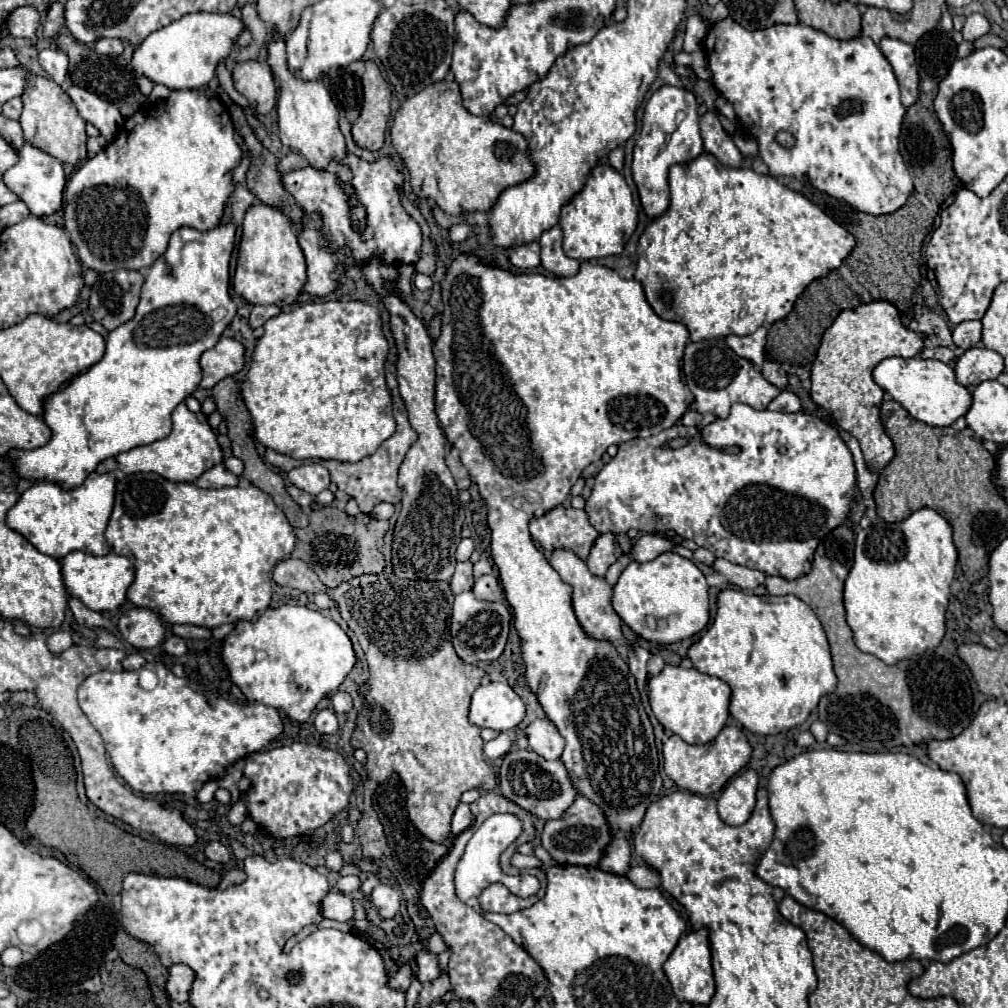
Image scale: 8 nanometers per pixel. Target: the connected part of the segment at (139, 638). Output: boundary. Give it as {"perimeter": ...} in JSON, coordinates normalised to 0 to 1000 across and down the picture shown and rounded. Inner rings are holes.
{"perimeter":[[[132,602],[118,612],[118,628],[134,644],[152,644],[164,634],[164,618],[150,604]]]}

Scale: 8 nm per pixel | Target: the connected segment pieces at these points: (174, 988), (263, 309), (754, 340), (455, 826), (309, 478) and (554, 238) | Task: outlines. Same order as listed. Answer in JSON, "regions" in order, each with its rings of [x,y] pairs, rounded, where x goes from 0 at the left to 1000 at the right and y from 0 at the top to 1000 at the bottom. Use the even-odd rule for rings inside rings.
{"regions":[[[[180,955],[170,957],[166,963],[168,963],[168,969],[166,969],[166,975],[164,975],[164,985],[168,987],[170,993],[184,995],[186,989],[188,989],[189,975],[191,975],[191,963],[186,957],[180,957]]],[[[253,303],[251,309],[249,309],[249,314],[247,314],[247,322],[249,322],[249,326],[255,326],[265,316],[269,316],[269,314],[273,314],[277,311],[279,311],[279,307],[275,303]]],[[[753,324],[747,332],[741,334],[731,334],[731,332],[723,332],[721,334],[721,342],[733,352],[743,356],[749,364],[757,362],[757,346],[759,346],[759,332],[761,326]]],[[[455,797],[453,805],[451,805],[451,809],[449,809],[449,816],[447,816],[449,828],[455,828],[457,824],[461,824],[461,822],[467,818],[467,814],[469,814],[469,807],[467,807],[465,799]]],[[[316,459],[299,461],[299,463],[291,465],[291,467],[287,467],[285,475],[293,483],[297,483],[297,485],[309,489],[309,491],[314,491],[314,489],[318,489],[320,485],[326,483],[326,467]]],[[[551,223],[547,227],[543,227],[537,235],[537,263],[547,269],[553,275],[566,275],[568,271],[572,271],[574,267],[574,259],[566,257],[559,251],[557,241],[559,241],[559,231],[557,225]]]]}

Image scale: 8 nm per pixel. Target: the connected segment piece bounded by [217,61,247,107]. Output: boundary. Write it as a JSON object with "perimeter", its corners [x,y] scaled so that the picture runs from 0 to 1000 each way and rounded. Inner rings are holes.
{"perimeter":[[[219,61],[219,64],[215,66],[215,76],[217,76],[219,86],[225,90],[225,94],[227,94],[235,104],[245,106],[243,96],[239,96],[239,92],[235,92],[233,86],[231,86],[231,80],[229,80],[229,72],[227,72],[227,66],[225,66],[225,61]]]}

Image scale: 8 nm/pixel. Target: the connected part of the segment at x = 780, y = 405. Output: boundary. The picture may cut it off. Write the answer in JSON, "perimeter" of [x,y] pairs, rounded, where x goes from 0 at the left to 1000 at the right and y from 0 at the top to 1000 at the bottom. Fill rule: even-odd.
{"perimeter":[[[775,388],[763,402],[761,402],[763,408],[779,408],[779,410],[791,410],[795,406],[795,400],[793,400],[793,394],[785,388]]]}

